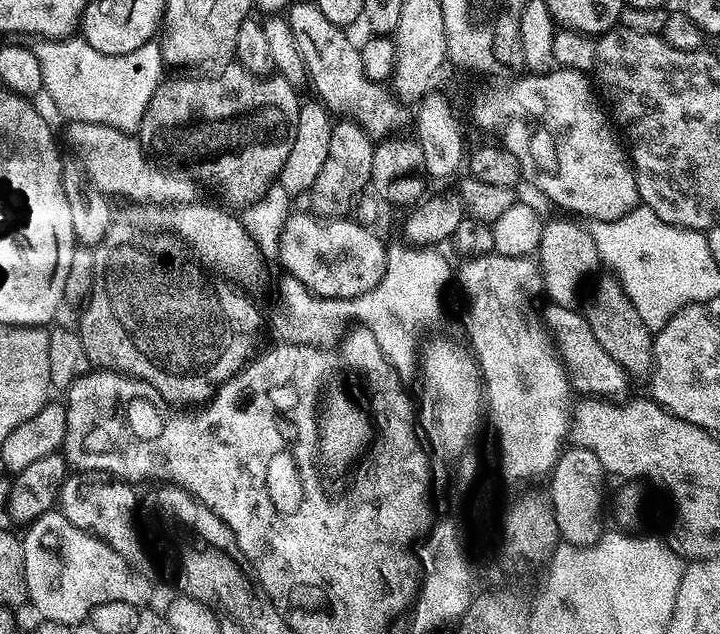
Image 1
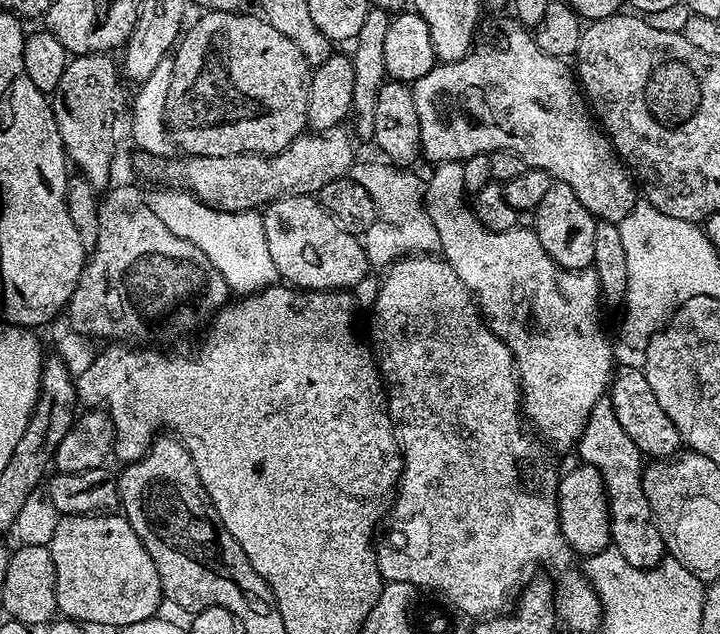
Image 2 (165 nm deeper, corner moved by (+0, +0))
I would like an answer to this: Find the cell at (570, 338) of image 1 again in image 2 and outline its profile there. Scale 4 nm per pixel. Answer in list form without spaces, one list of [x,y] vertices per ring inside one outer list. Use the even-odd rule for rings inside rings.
[[[619,367],[613,373],[609,383],[608,399],[619,425],[643,455],[653,459],[669,459],[681,449],[680,432],[659,405],[654,390],[646,382],[645,374],[639,367]]]

